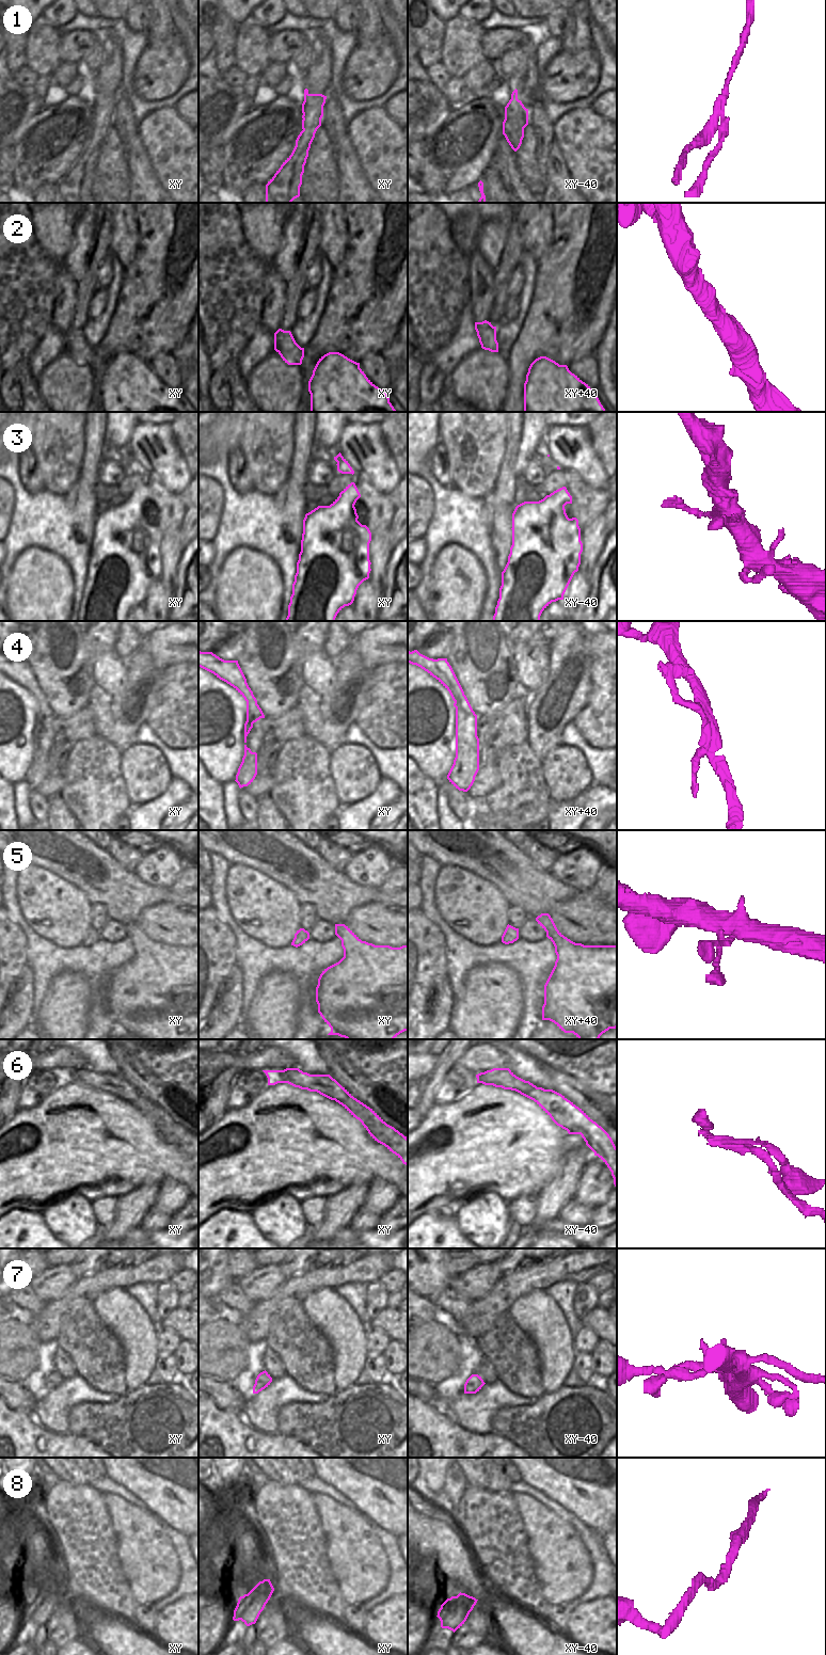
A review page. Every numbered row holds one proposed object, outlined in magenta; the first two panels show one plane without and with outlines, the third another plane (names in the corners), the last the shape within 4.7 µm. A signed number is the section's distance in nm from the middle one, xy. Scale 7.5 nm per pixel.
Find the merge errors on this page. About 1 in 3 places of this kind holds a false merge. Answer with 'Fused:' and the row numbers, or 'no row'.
Fused: 1, 4, 6

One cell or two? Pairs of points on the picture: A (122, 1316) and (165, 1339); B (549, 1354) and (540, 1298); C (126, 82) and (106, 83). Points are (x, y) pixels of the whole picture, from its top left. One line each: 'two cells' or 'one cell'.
A: two cells
B: one cell
C: two cells

